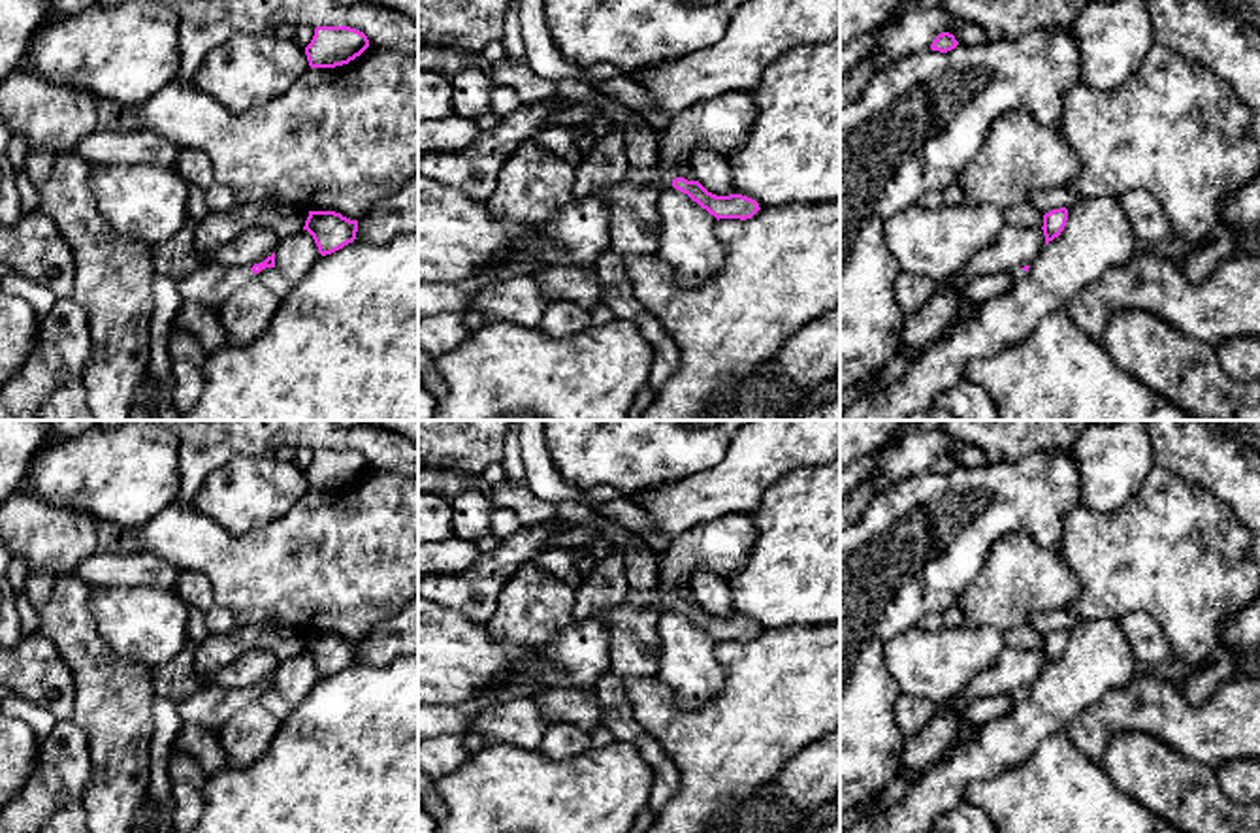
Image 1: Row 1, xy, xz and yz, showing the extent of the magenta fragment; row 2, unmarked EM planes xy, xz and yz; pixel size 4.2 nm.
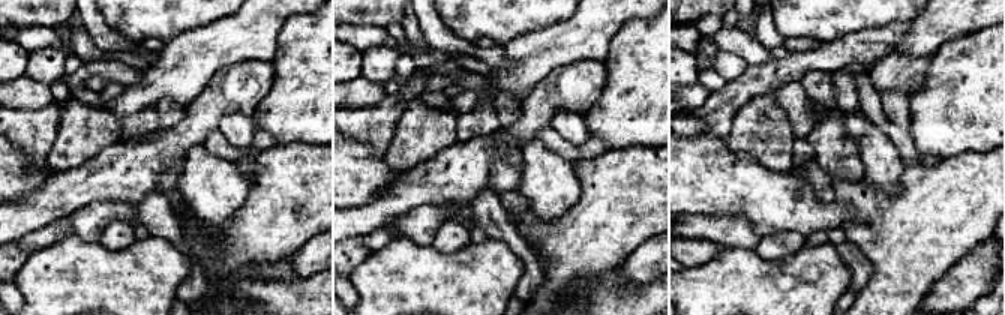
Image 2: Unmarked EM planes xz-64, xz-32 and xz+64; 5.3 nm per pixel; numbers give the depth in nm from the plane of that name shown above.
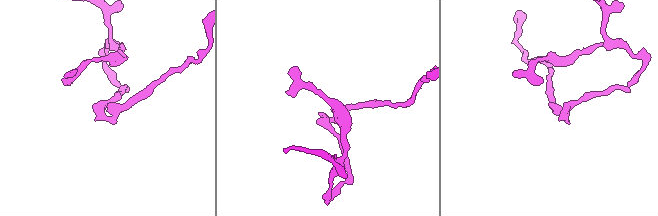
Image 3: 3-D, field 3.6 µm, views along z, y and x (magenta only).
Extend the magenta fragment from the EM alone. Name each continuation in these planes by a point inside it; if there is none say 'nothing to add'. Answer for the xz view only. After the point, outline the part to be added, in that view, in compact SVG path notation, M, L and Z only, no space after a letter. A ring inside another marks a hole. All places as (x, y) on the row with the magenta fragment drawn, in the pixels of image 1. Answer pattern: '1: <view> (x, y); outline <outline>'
1: xz (631, 202); outline M655 166L648 170L627 170L616 185L597 188L610 215L610 249L622 256L648 254L657 251L659 213L655 207L655 187L672 185Z

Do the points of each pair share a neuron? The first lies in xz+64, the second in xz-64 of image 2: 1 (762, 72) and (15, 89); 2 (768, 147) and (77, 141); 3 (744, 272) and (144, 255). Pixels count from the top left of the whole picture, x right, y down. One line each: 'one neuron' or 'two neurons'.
1: two neurons
2: one neuron
3: one neuron

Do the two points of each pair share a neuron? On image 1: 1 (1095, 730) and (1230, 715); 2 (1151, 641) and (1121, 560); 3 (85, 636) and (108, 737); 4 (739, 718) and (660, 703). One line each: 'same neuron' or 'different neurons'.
1: same neuron
2: different neurons
3: same neuron
4: same neuron

